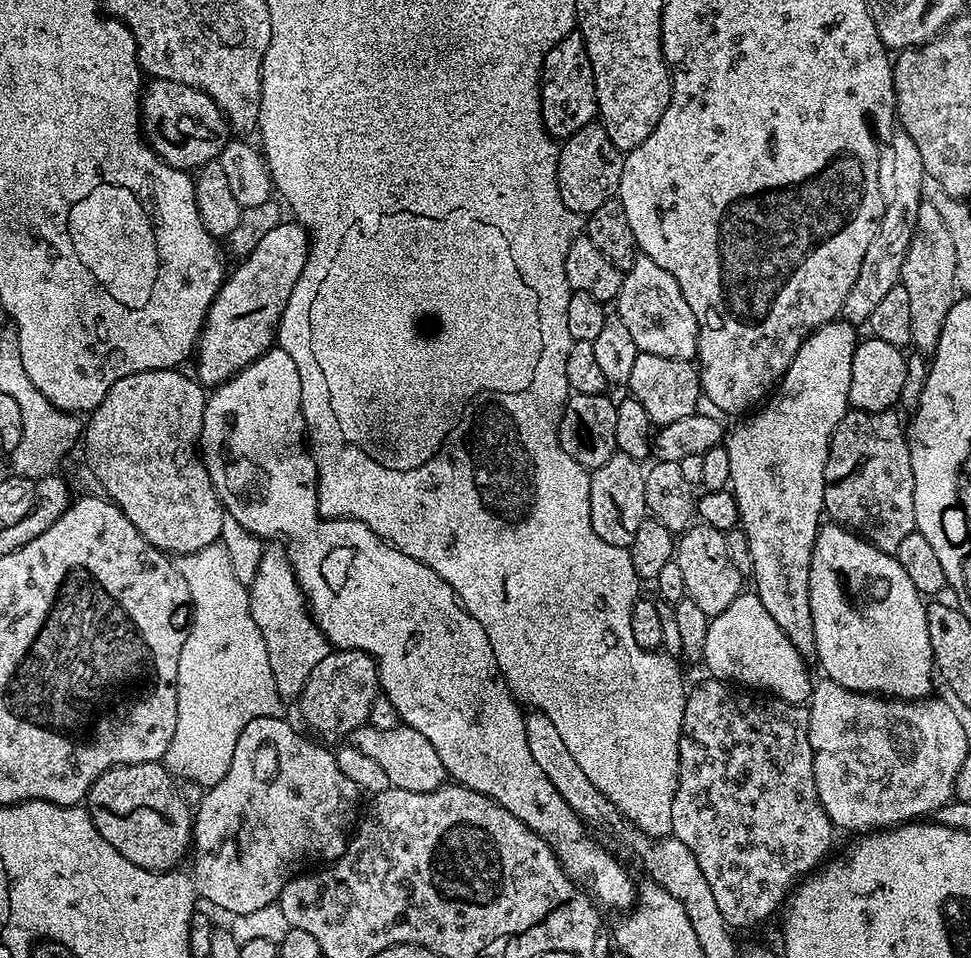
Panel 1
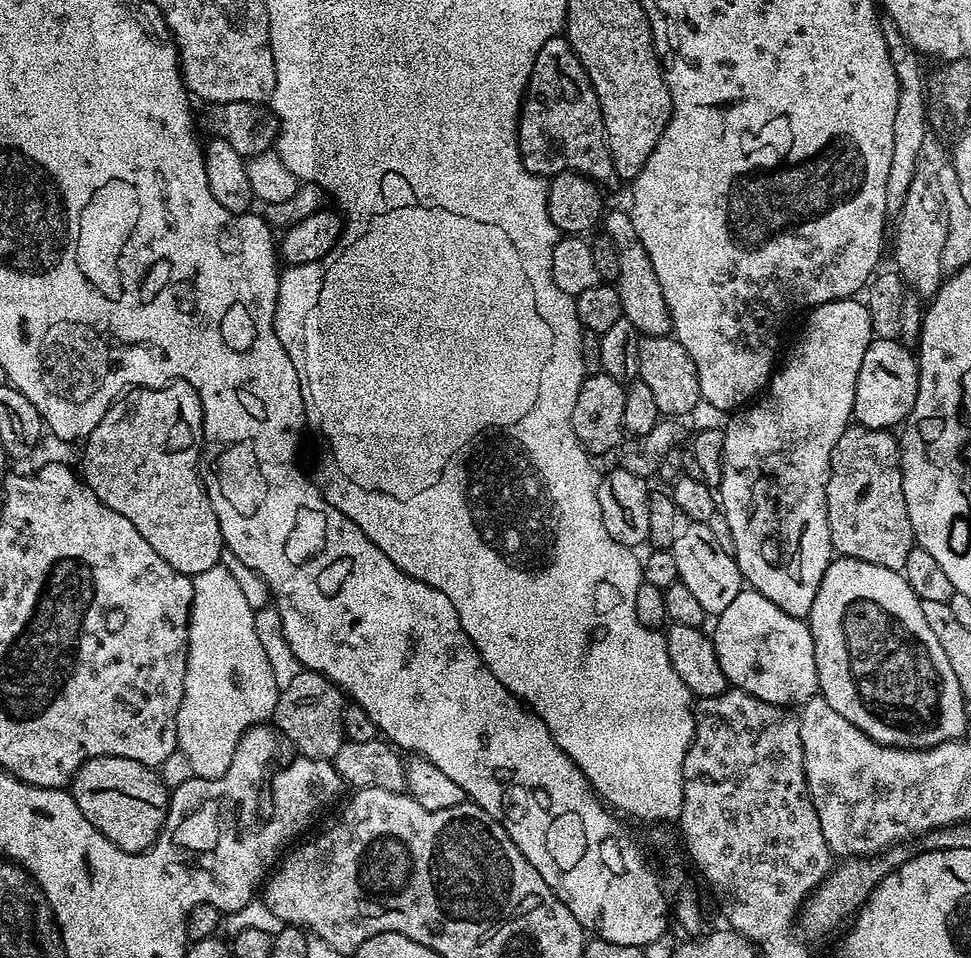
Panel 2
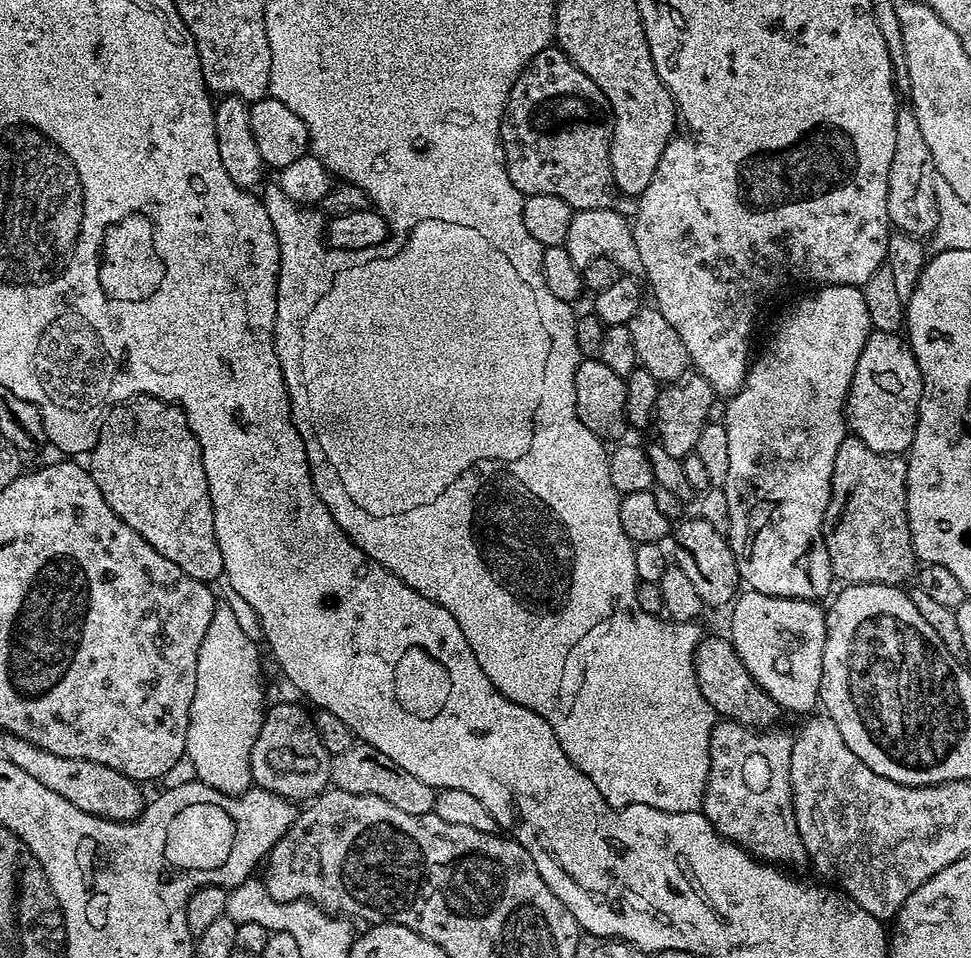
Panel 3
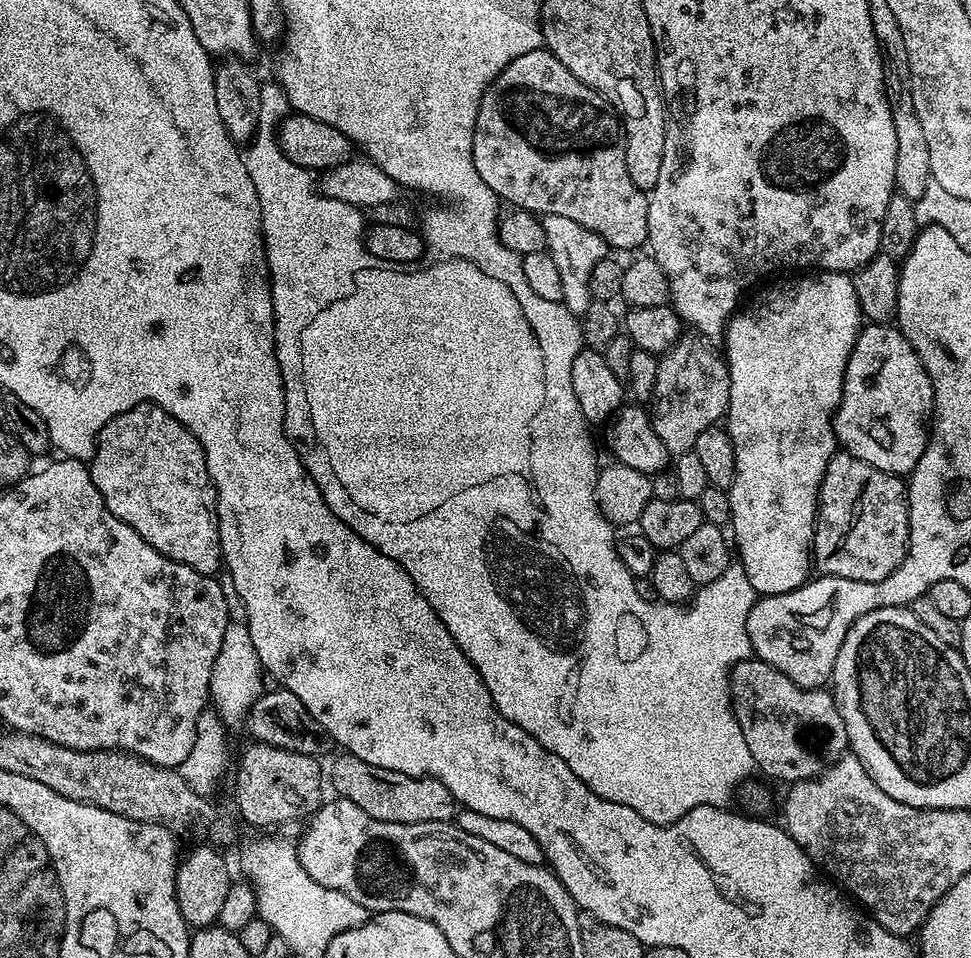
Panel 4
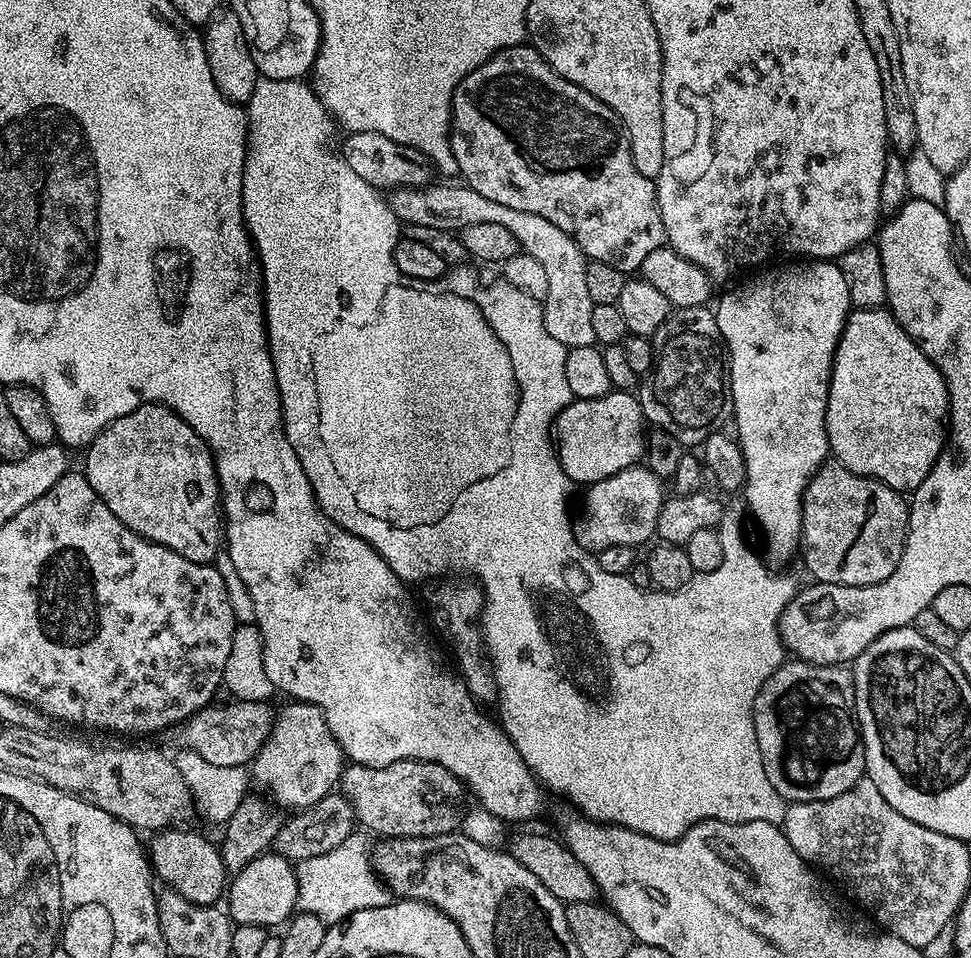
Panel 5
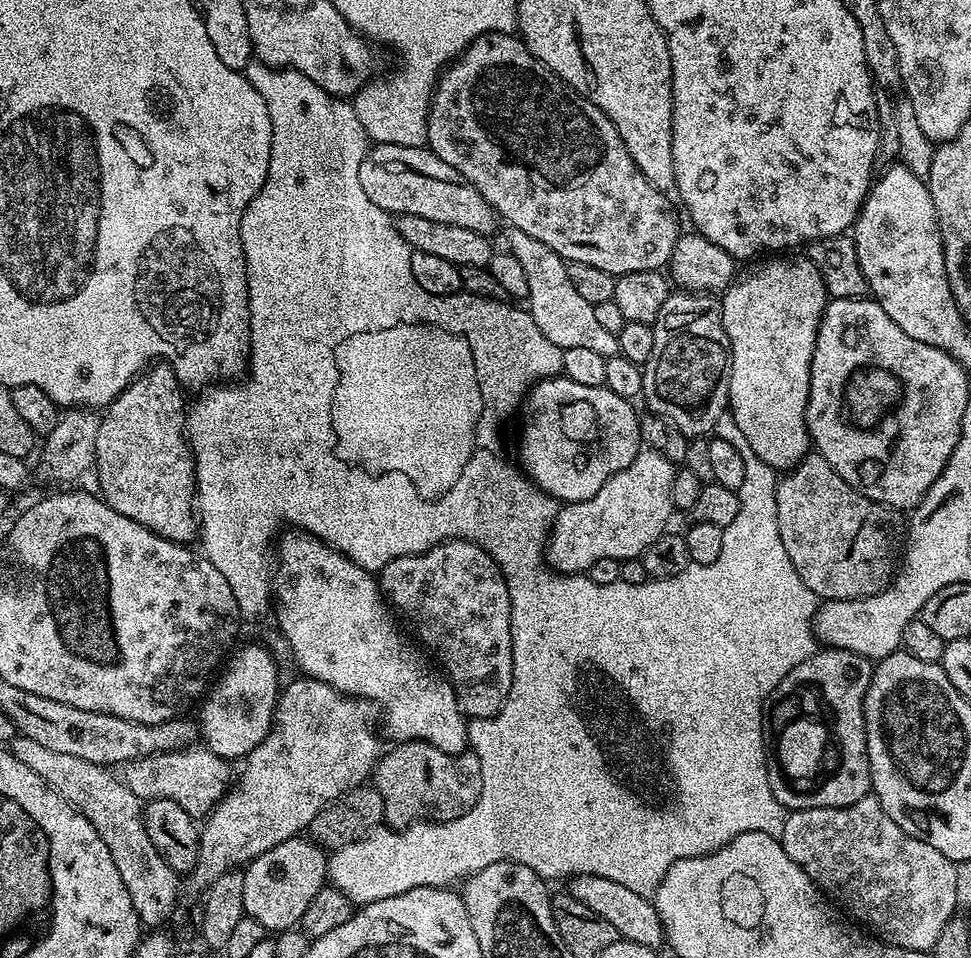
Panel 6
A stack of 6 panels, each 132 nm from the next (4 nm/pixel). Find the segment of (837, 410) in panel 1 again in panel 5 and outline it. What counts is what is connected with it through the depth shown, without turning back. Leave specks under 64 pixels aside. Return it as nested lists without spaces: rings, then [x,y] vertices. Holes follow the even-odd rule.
[[[809,260],[803,262],[788,262],[781,268],[765,267],[761,276],[732,288],[717,304],[714,304],[718,330],[722,334],[725,344],[728,346],[728,366],[732,382],[732,411],[736,429],[734,435],[740,442],[740,449],[746,458],[746,482],[742,489],[742,500],[746,505],[746,512],[749,517],[756,519],[760,532],[764,535],[763,555],[767,563],[772,566],[784,566],[792,555],[797,555],[800,548],[800,523],[802,522],[802,506],[804,505],[804,491],[808,485],[808,479],[815,474],[821,464],[829,459],[830,449],[828,447],[828,435],[826,434],[826,402],[828,401],[828,387],[832,377],[832,363],[836,347],[840,341],[840,335],[844,324],[848,321],[849,312],[853,311],[850,290],[846,286],[846,278],[842,274],[839,263],[830,260]]]

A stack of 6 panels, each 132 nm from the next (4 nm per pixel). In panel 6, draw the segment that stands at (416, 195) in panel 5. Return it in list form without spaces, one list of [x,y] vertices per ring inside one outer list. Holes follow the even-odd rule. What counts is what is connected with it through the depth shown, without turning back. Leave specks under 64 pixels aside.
[[[509,227],[507,251],[522,262],[528,279],[528,294],[526,297],[527,311],[531,312],[538,330],[554,342],[554,346],[566,349],[570,346],[583,346],[595,350],[603,356],[615,356],[620,347],[616,341],[616,333],[605,330],[598,323],[593,304],[586,302],[578,290],[574,290],[574,282],[570,280],[568,264],[546,242],[538,242],[538,238],[530,238],[530,234],[522,234],[522,230]]]

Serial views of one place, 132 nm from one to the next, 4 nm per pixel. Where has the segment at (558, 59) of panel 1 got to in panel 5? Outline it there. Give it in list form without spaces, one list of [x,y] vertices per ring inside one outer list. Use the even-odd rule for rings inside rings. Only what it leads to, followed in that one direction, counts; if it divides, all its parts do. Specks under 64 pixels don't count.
[[[527,43],[519,44],[517,48],[504,48],[501,52],[495,52],[485,64],[466,74],[466,78],[462,78],[462,82],[452,95],[450,139],[452,153],[456,159],[456,171],[463,183],[469,188],[478,190],[478,194],[490,198],[490,202],[511,206],[513,210],[522,210],[526,214],[538,214],[538,218],[546,218],[546,222],[554,222],[558,230],[566,230],[566,234],[574,238],[574,242],[582,249],[589,261],[606,262],[619,272],[632,274],[642,268],[648,254],[666,244],[662,214],[660,207],[656,204],[655,183],[650,178],[638,174],[638,166],[634,166],[628,133],[624,131],[624,126],[614,114],[614,110],[610,110],[610,106],[606,106],[598,98],[594,98],[589,92],[582,90],[574,82],[570,82],[562,74],[554,71],[541,58],[539,52]]]

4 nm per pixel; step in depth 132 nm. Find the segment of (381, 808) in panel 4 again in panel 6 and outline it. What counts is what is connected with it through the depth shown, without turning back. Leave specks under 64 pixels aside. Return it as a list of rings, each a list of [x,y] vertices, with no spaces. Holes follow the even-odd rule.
[[[405,740],[383,753],[370,777],[371,787],[382,794],[384,824],[395,830],[421,822],[462,818],[482,794],[482,766],[475,752],[456,755],[430,746],[424,740]]]

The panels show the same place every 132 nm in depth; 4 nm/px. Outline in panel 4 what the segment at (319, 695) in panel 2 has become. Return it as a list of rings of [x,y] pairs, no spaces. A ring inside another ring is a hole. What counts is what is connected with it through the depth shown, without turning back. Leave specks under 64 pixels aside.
[[[259,742],[249,745],[236,772],[236,808],[241,821],[244,819],[256,828],[268,828],[291,820],[303,821],[320,809],[321,761],[317,757]]]

